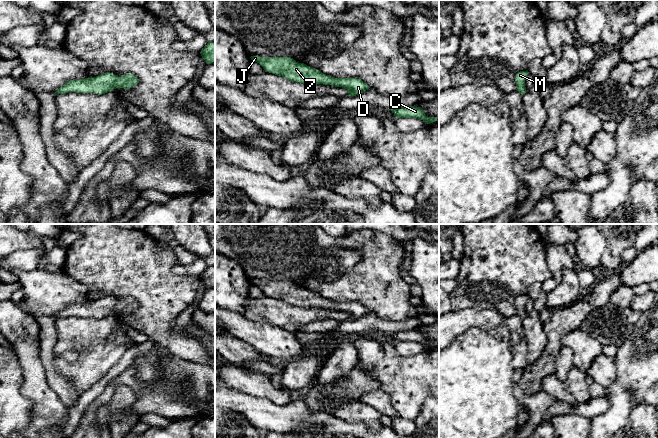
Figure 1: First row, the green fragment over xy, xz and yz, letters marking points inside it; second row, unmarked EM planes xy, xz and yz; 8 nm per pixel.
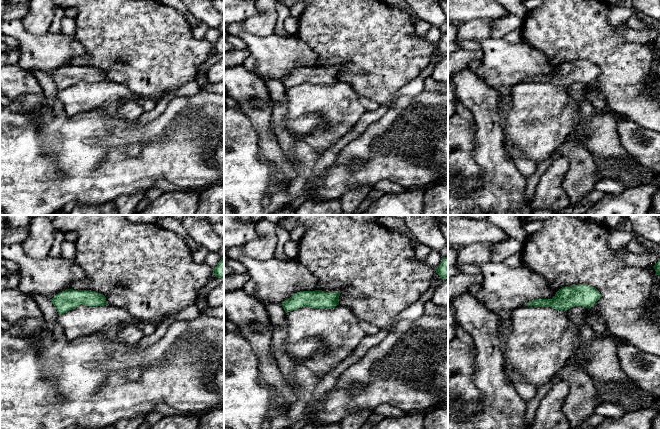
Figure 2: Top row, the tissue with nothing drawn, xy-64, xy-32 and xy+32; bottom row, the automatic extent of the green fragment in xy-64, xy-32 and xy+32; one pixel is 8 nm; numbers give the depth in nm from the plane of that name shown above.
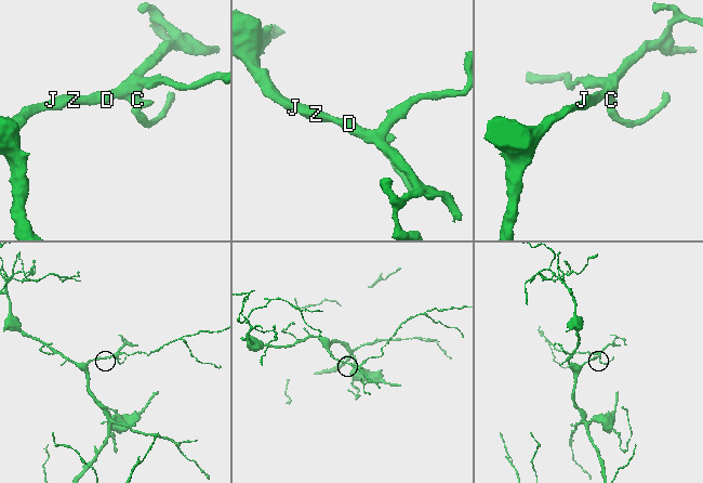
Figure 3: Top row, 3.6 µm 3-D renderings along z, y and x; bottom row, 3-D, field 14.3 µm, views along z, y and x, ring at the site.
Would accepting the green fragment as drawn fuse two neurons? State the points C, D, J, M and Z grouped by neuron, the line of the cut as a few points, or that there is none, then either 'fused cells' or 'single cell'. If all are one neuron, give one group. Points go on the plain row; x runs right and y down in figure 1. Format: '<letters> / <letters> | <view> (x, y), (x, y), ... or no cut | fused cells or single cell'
C D J M Z | no cut | single cell

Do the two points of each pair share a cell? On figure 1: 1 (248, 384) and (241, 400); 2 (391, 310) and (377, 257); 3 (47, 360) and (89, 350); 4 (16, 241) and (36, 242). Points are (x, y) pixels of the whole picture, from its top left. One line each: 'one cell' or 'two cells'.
1: two cells
2: one cell
3: two cells
4: one cell

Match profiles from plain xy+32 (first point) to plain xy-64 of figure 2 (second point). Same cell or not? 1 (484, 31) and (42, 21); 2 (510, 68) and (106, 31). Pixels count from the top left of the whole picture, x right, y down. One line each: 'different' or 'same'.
1: same
2: different

